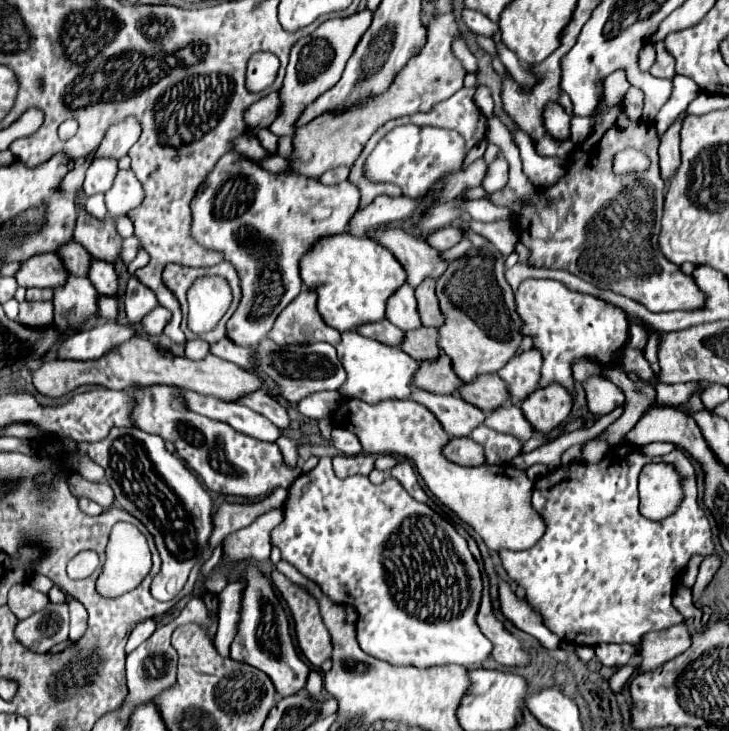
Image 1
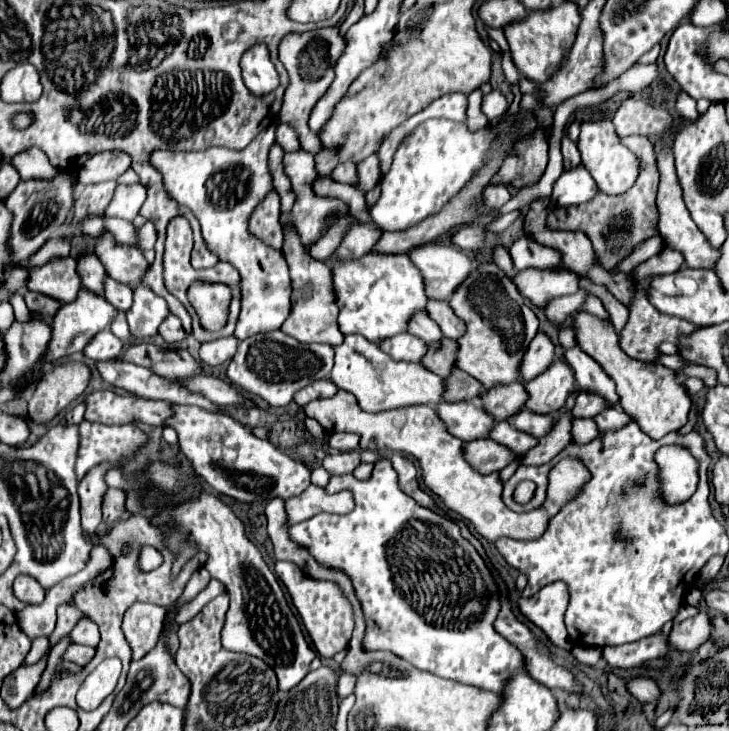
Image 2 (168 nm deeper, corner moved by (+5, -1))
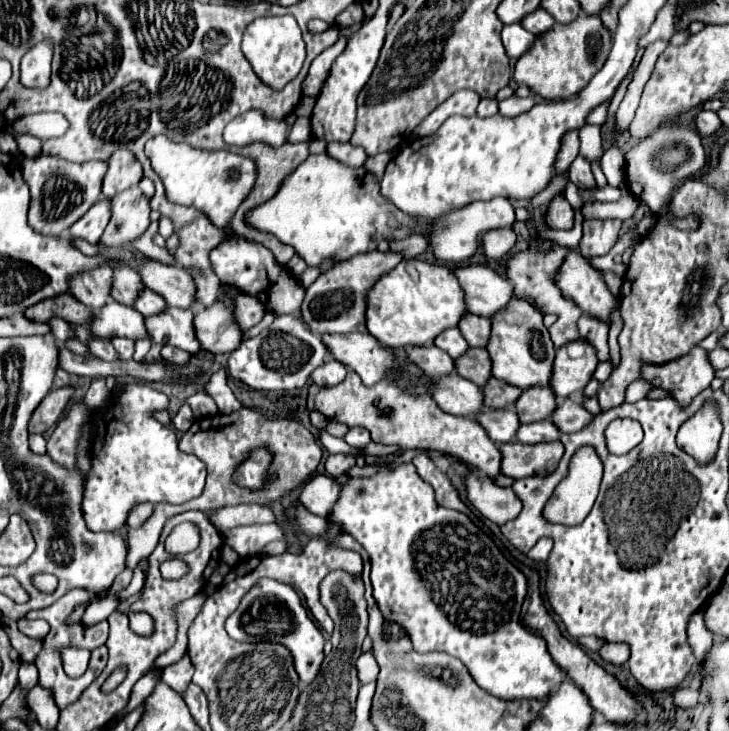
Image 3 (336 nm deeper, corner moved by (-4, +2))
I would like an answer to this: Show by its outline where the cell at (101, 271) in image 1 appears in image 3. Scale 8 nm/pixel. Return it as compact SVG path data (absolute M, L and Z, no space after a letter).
M147 289L147 291L143 291L143 295L139 295L139 299L137 299L137 303L135 303L135 309L137 309L143 317L151 317L151 315L163 313L163 311L167 309L167 301L165 301L161 295L157 295L155 291Z

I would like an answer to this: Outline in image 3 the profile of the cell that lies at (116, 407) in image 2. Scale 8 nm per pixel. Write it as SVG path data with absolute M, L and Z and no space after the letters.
M195 393L195 395L191 395L191 397L187 399L187 403L191 405L195 419L203 419L203 417L217 415L215 401L213 401L209 395L205 395L205 393Z

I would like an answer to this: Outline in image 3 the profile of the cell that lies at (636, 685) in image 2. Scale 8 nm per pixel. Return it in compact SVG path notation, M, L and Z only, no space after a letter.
M689 687L689 689L675 689L675 705L679 709L693 709L697 705L697 689Z

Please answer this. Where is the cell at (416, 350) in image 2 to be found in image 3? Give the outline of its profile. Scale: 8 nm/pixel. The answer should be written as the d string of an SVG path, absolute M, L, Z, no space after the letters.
M431 345L431 347L407 347L405 349L411 357L411 361L425 373L425 375L451 375L455 373L455 363L453 359L449 359L449 355L445 351L441 351L439 347Z

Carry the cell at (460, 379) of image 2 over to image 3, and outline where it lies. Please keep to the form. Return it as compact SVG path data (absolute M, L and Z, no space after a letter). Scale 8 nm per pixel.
M491 377L487 381L487 387L483 387L483 393L487 395L487 399L485 399L487 409L505 409L505 407L513 405L519 399L521 389Z

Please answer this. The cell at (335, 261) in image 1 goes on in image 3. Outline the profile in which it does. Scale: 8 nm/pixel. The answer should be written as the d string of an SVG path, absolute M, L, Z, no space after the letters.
M419 259L401 261L393 271L383 275L367 297L367 329L387 347L423 347L433 343L449 327L457 327L467 313L465 291L455 273L445 265Z

